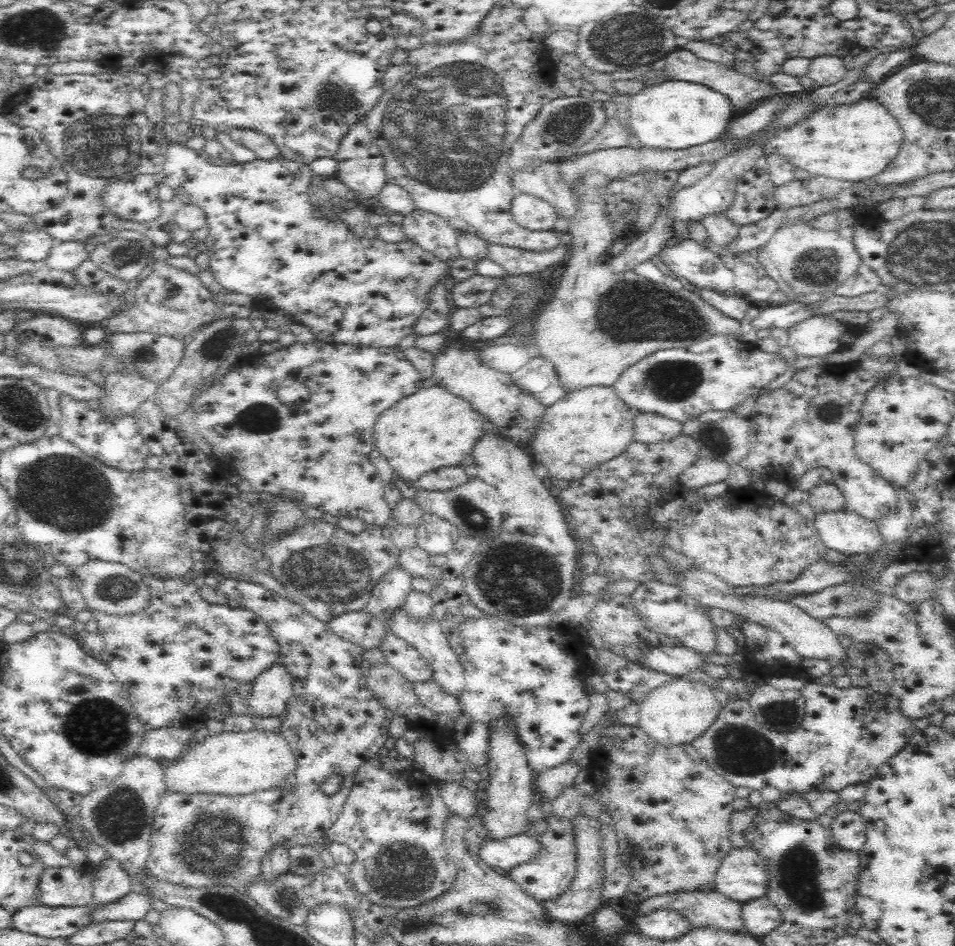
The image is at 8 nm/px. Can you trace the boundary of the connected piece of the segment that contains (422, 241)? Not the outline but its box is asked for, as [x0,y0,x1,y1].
[399,209,461,261]

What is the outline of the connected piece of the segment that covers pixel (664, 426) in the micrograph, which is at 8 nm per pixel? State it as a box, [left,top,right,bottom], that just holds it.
[634,413,683,444]

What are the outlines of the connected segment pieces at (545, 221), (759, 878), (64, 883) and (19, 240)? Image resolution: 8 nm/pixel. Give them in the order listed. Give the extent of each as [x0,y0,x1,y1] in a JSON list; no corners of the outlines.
[[511,193,561,231],[714,843,767,903],[37,867,93,907],[8,227,56,262]]

